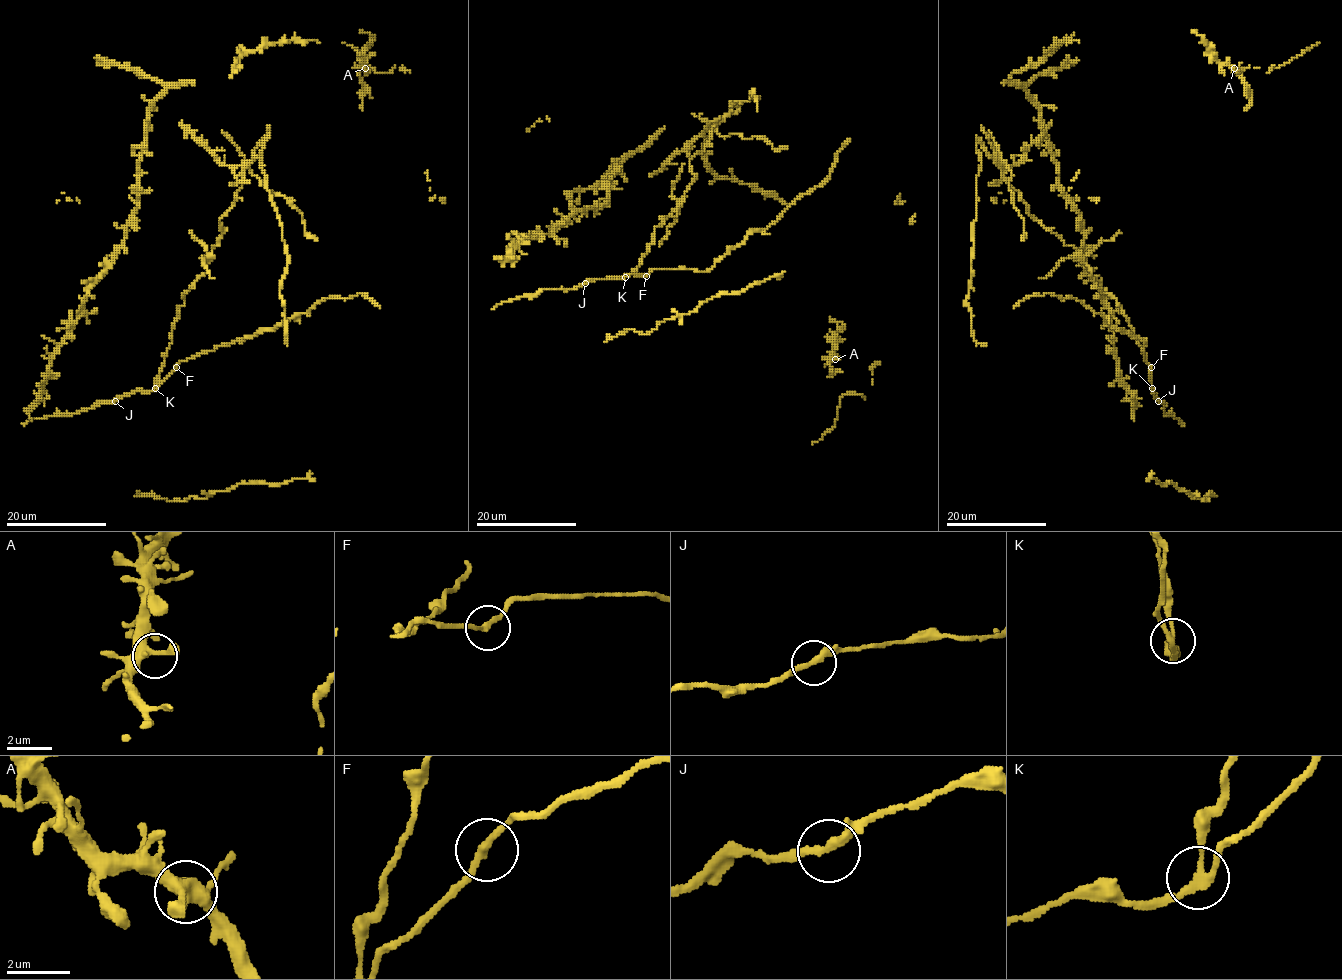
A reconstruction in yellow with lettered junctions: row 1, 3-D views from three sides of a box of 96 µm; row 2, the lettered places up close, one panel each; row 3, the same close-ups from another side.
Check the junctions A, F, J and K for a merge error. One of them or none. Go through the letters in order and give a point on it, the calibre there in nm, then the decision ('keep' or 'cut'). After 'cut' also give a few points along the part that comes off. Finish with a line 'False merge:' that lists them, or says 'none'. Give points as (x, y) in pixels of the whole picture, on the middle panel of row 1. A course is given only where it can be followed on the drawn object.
A: (835, 359) | 340 nm | keep
F: (646, 276) | 240 nm | keep
J: (585, 283) | 240 nm | keep
K: (625, 277) | 200 nm | cut
False merge: K

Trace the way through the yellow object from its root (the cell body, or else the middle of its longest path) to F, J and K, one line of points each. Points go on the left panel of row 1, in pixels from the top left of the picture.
F: (240, 188), (220, 219), (224, 234), (206, 271), (177, 307), (156, 383), (176, 366)
J: (240, 188), (220, 219), (224, 234), (206, 271), (177, 307), (156, 386), (115, 401)
K: (240, 188), (220, 219), (224, 234), (206, 271), (177, 307), (155, 388)

